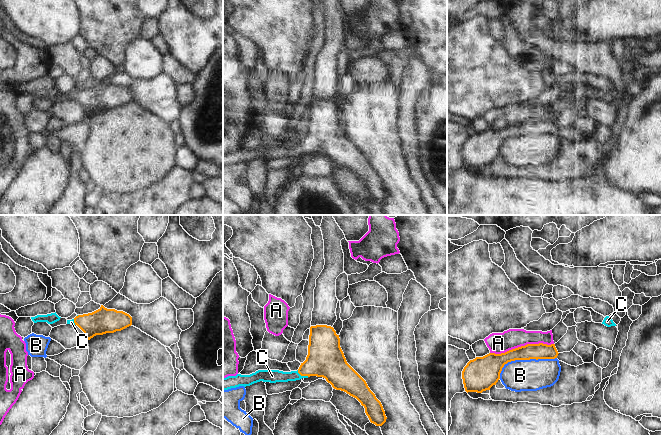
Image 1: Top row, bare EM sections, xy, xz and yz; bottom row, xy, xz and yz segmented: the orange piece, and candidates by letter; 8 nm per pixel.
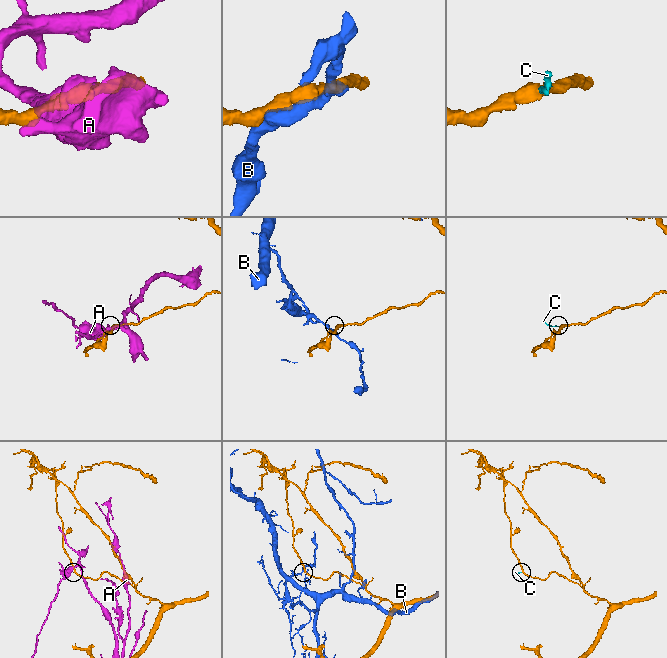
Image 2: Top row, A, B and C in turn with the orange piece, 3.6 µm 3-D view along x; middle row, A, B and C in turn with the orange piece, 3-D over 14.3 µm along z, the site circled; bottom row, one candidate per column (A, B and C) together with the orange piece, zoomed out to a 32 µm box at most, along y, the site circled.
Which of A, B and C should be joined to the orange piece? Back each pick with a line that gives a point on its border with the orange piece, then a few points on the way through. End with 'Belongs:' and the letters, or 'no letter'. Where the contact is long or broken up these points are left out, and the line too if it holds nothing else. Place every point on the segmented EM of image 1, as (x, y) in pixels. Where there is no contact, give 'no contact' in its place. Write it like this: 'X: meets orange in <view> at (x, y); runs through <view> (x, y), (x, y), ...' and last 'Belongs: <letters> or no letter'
C: meets orange in xz at (302, 375); runs through xz (325, 358), (311, 366), (302, 375), (272, 376)
Belongs: C

